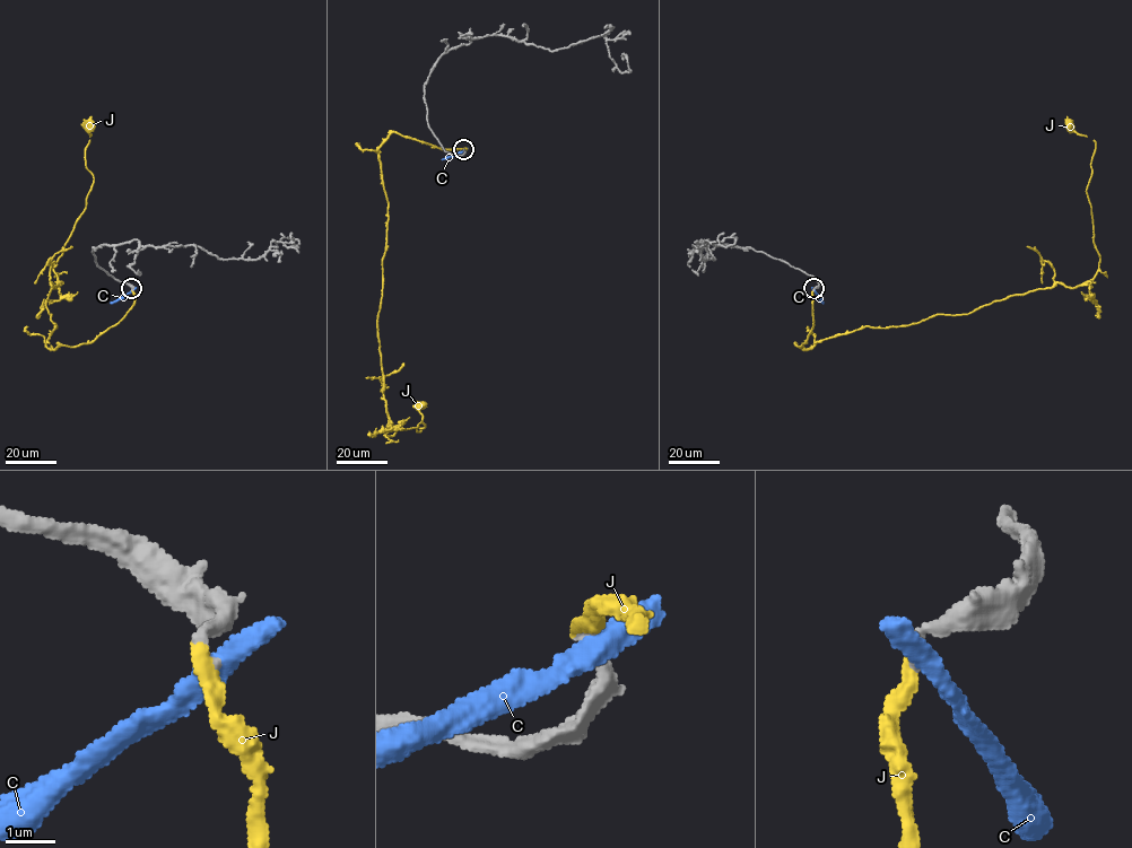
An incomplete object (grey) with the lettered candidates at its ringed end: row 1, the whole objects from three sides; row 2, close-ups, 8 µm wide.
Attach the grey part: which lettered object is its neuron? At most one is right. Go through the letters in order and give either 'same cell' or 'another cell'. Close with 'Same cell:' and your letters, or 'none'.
C: another cell
J: same cell
Same cell: J

